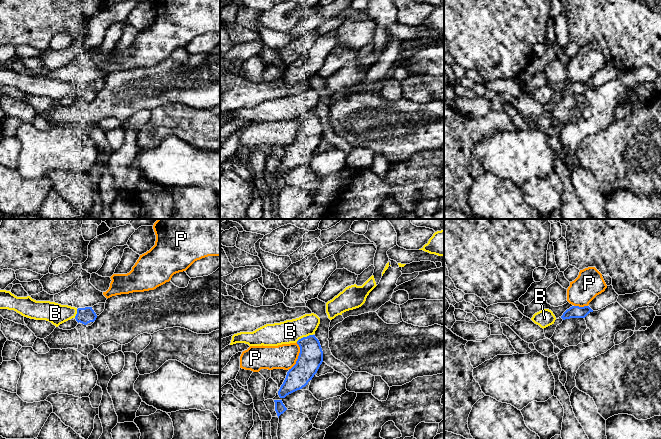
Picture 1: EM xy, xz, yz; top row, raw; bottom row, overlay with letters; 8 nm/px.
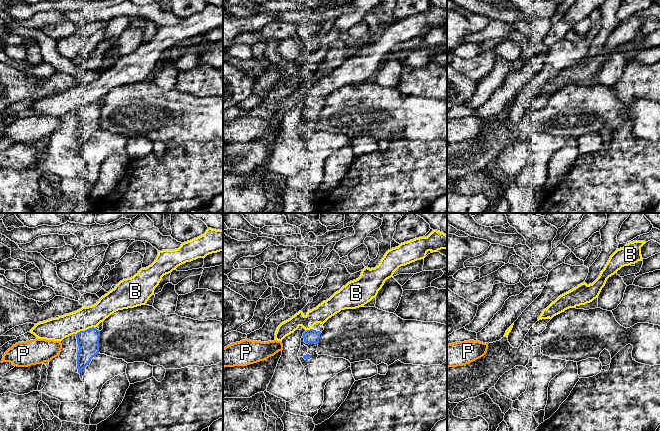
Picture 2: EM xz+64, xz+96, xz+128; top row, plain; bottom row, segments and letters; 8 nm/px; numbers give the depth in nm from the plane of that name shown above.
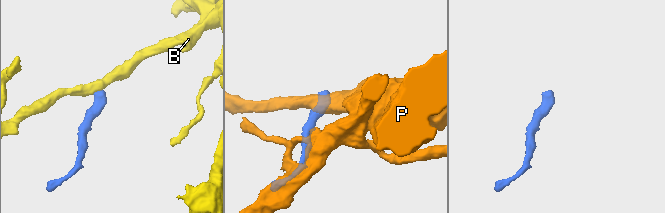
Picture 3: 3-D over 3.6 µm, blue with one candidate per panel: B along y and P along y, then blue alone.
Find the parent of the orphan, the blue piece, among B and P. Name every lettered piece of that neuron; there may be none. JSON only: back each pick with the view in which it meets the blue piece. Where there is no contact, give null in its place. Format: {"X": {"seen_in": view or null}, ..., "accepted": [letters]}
{"accepted": []}

